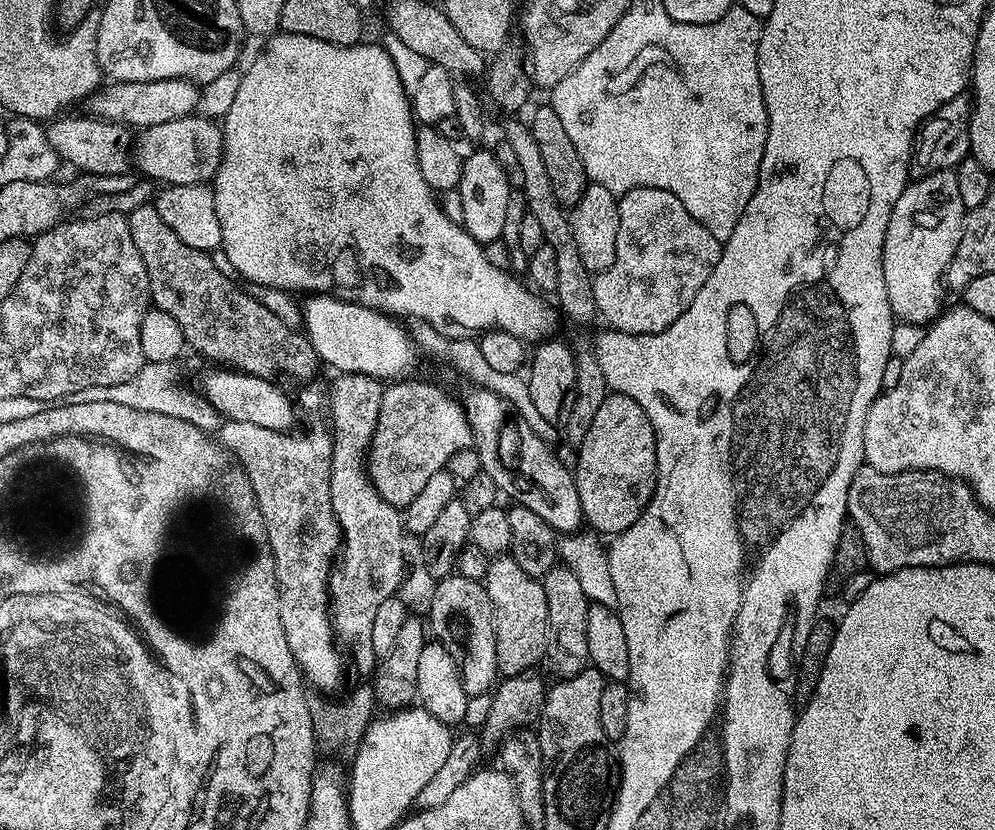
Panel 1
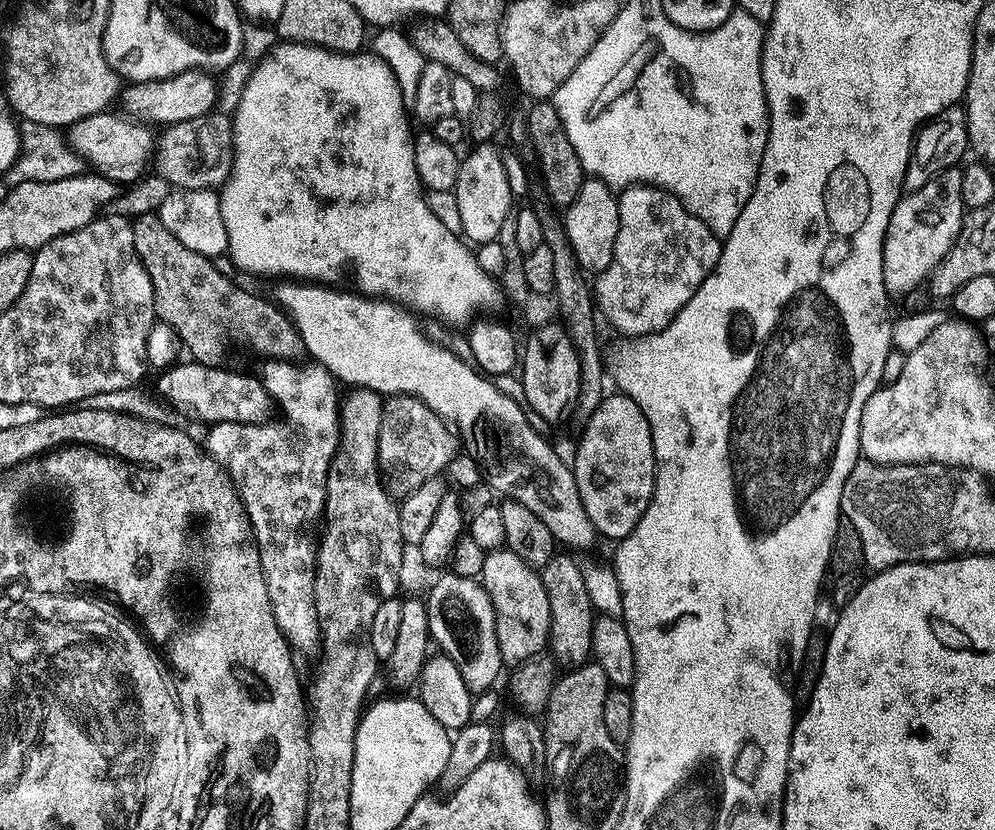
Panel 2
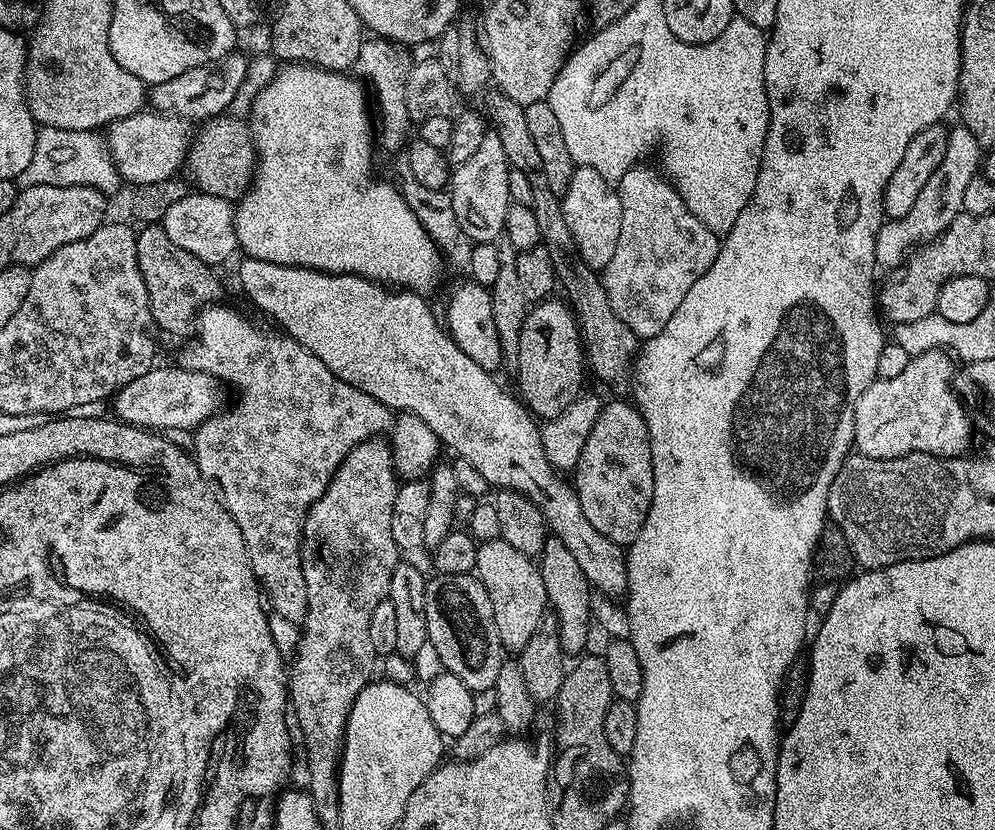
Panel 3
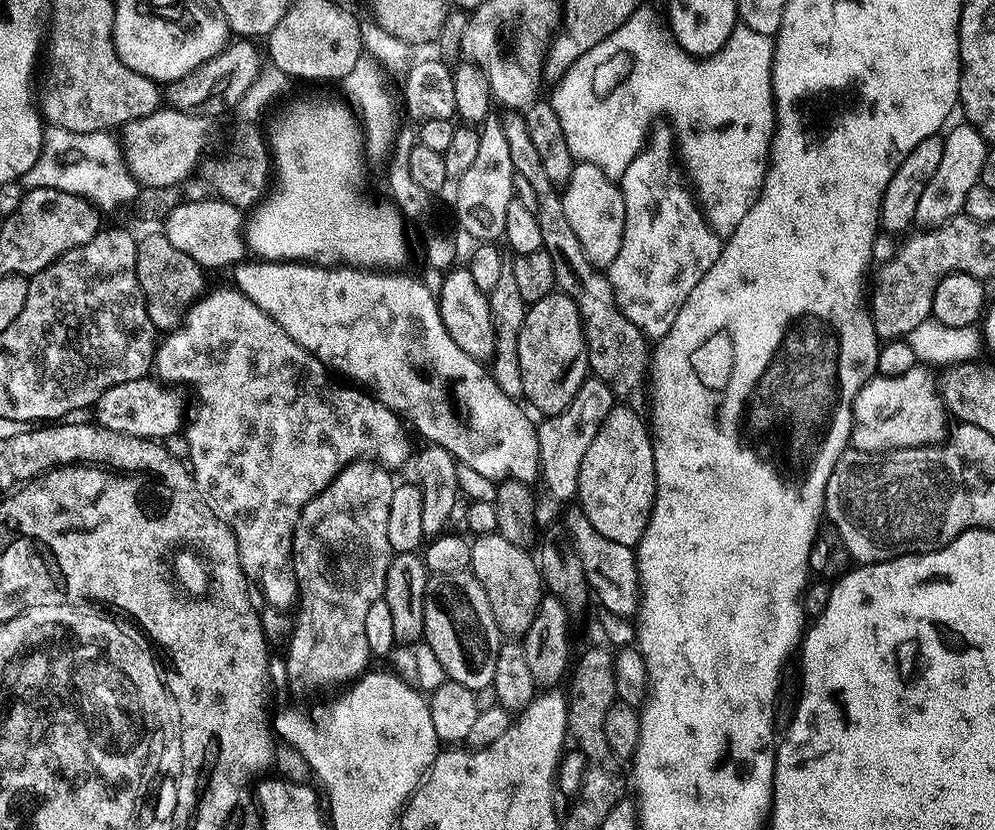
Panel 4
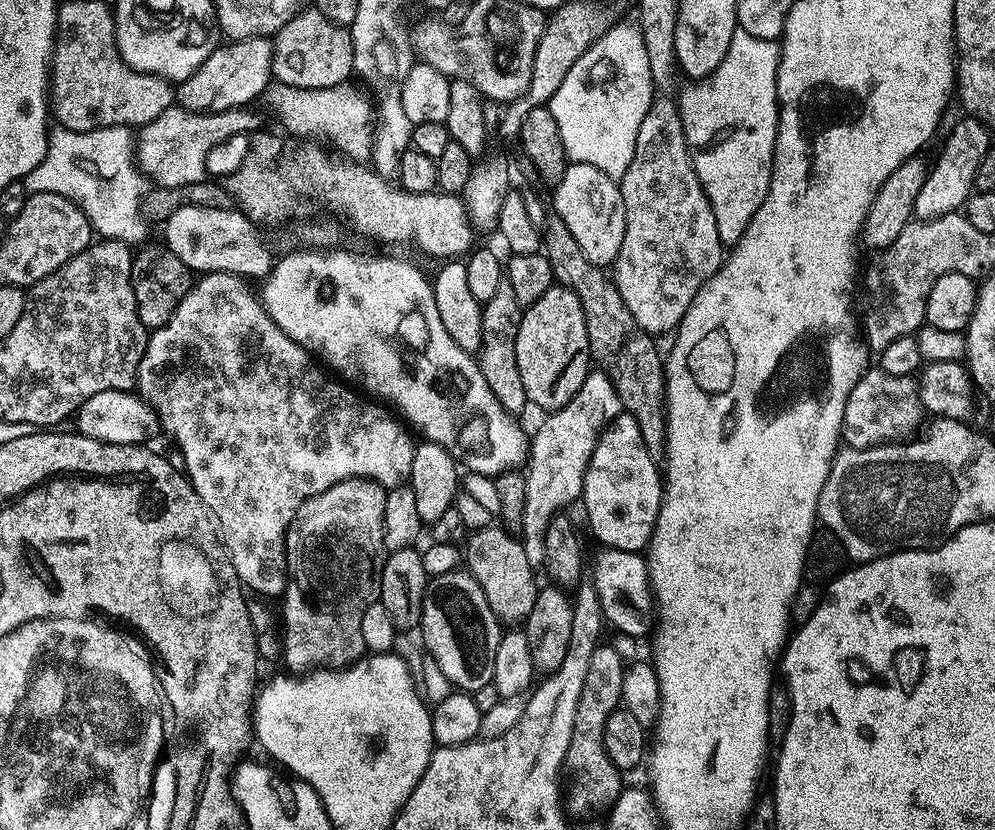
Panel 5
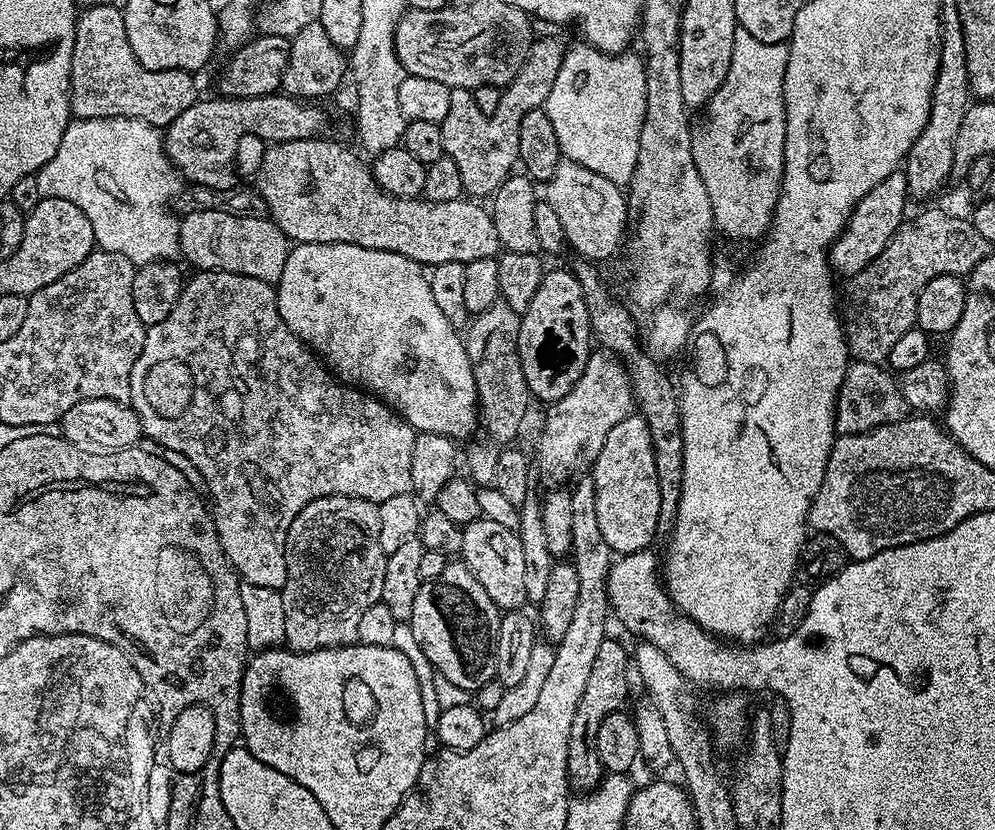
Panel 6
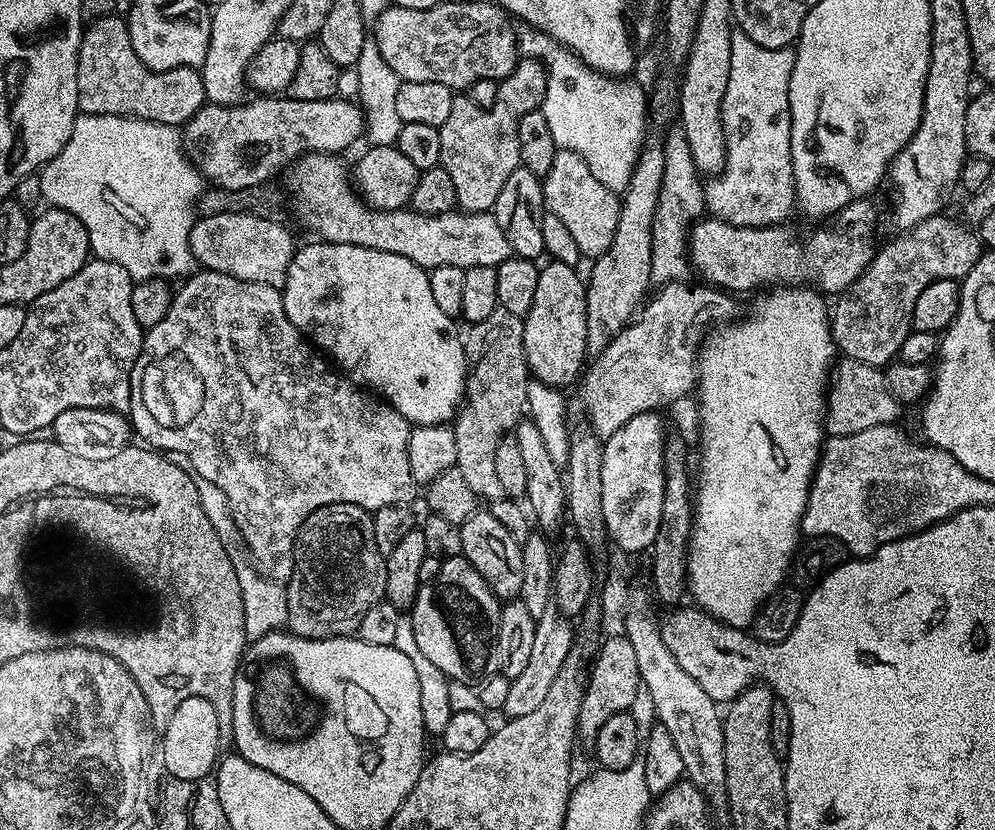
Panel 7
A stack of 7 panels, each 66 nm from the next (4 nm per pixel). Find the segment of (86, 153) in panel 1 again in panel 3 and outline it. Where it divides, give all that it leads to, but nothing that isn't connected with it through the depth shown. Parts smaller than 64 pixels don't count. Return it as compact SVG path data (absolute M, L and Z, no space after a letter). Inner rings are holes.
M141 110L107 125L106 133L108 132L108 136L106 135L106 143L108 145L108 153L112 155L112 161L121 181L128 183L129 180L129 185L139 186L150 182L162 182L163 180L173 179L179 173L176 171L179 168L181 171L188 159L188 145L191 144L194 135L193 129L190 130L188 128L191 128L189 121L155 110Z

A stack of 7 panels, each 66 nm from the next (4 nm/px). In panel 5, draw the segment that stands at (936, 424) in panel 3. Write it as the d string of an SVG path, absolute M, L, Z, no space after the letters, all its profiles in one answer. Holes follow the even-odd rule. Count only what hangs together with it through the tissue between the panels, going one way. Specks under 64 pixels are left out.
M872 366L865 371L854 390L850 390L850 398L846 398L844 411L844 431L842 440L849 448L872 448L876 444L885 443L889 438L896 438L899 432L908 432L922 417L920 397L916 394L917 381L910 376L895 376L880 371Z

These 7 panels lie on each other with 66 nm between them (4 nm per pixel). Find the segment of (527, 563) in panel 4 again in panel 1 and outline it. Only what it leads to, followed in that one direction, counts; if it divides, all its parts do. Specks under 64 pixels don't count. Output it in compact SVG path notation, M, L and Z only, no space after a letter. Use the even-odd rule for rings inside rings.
M511 554L497 556L482 581L496 621L496 667L501 677L517 676L535 669L548 650L548 603L546 590L537 577L526 574Z

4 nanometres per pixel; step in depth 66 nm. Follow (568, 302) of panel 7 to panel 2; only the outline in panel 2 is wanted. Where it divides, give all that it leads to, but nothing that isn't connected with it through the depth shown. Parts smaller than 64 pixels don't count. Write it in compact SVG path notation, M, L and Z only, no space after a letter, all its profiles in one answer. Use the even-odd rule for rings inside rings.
M540 324L522 344L522 359L518 364L518 378L526 390L526 405L538 410L549 422L560 420L580 398L580 367L578 354L570 342L563 324Z

